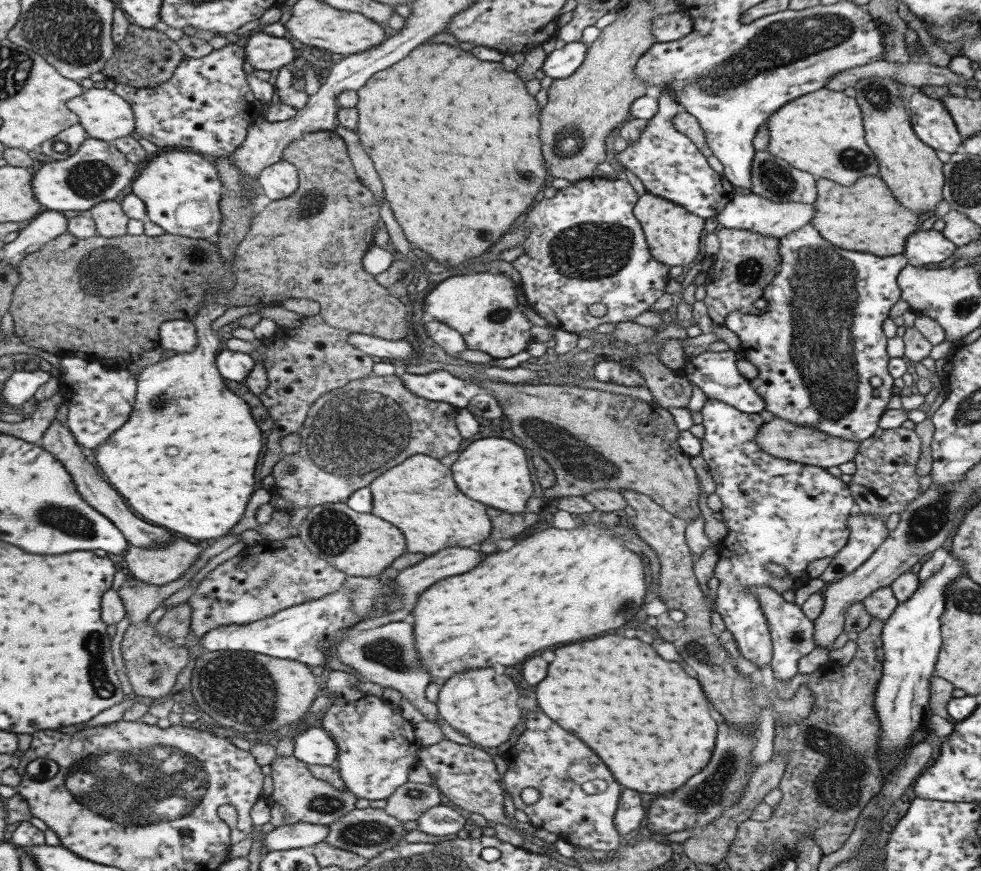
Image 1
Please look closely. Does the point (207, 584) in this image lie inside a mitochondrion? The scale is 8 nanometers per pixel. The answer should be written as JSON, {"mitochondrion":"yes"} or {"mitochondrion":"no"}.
{"mitochondrion":"no"}

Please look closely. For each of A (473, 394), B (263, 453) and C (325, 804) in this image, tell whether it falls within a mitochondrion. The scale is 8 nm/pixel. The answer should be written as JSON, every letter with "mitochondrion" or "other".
{"A":"other","B":"other","C":"mitochondrion"}

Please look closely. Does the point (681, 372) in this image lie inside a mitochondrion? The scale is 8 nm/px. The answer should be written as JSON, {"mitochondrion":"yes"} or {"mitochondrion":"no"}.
{"mitochondrion":"no"}

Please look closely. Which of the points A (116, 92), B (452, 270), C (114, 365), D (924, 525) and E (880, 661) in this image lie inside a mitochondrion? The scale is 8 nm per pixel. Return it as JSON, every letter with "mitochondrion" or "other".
{"A":"other","B":"other","C":"other","D":"mitochondrion","E":"other"}

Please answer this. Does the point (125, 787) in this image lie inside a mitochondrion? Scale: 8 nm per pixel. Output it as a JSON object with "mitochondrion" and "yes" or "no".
{"mitochondrion":"yes"}

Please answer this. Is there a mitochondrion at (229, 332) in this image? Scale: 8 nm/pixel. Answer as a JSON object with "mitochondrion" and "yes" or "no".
{"mitochondrion":"no"}

